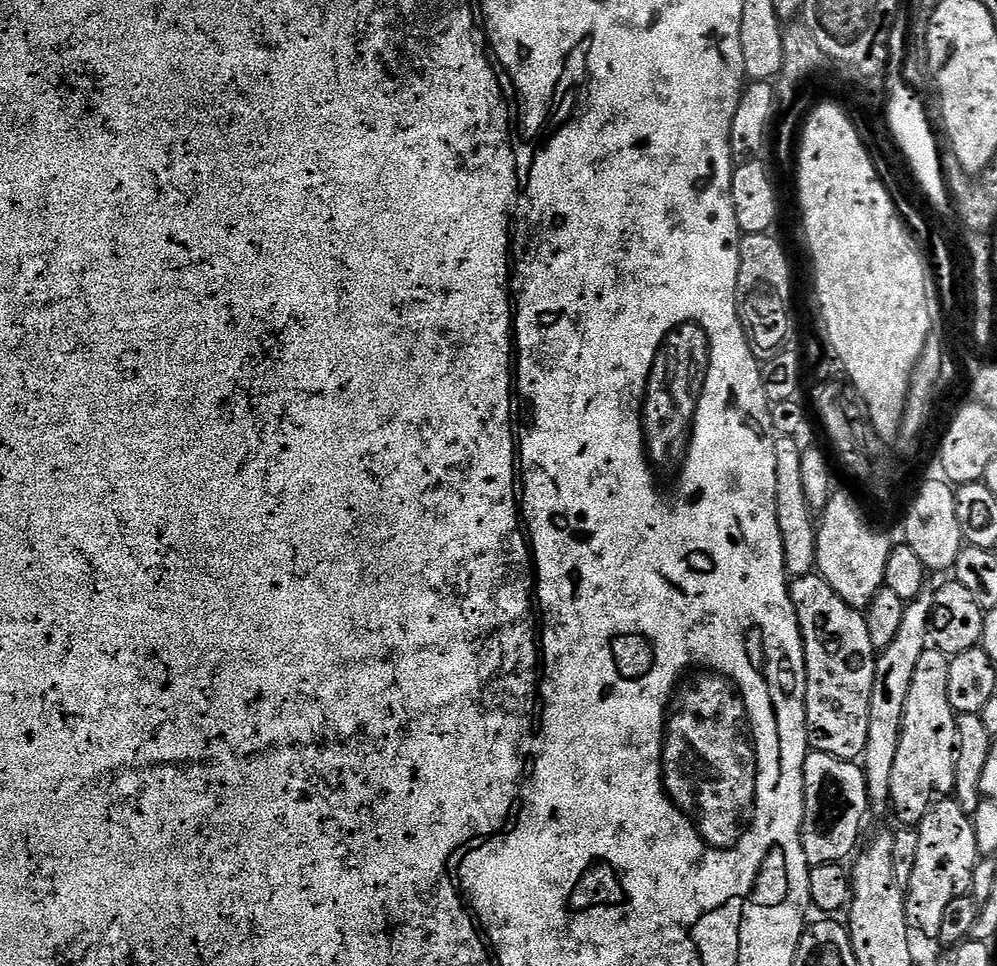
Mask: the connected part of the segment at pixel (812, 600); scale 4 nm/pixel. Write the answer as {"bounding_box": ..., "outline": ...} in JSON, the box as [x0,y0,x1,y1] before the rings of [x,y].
{"bounding_box":[788,574,878,761],"outline":[[[818,574],[797,576],[788,589],[798,614],[800,633],[804,639],[804,657],[808,671],[806,686],[806,722],[808,742],[815,751],[830,754],[839,760],[859,761],[866,750],[870,734],[870,698],[876,681],[876,661],[878,650],[870,642],[870,630],[865,613],[852,608]]]}

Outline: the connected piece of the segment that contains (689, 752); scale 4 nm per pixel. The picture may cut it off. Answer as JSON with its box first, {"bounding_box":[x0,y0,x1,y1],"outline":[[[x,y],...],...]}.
{"bounding_box":[662,674,756,848],"outline":[[[715,674],[697,676],[700,677],[684,693],[679,693],[680,701],[678,696],[666,720],[662,761],[664,790],[695,824],[708,845],[732,848],[748,831],[756,812],[756,745],[750,731],[748,709],[736,685]]]}

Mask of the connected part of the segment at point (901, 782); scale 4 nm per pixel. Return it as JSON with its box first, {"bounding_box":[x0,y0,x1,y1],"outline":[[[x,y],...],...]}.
{"bounding_box":[890,646,958,826],"outline":[[[929,646],[924,649],[922,658],[918,658],[918,667],[914,669],[914,682],[910,682],[910,694],[906,696],[906,710],[904,711],[904,721],[902,722],[902,730],[900,731],[900,742],[898,744],[898,758],[894,760],[894,774],[890,778],[890,794],[892,799],[890,801],[891,811],[896,811],[896,816],[904,826],[919,826],[926,818],[926,814],[930,811],[937,800],[943,800],[951,797],[956,790],[956,753],[958,751],[958,730],[956,729],[956,722],[958,713],[956,713],[950,706],[950,670],[948,669],[950,657],[944,652],[939,652],[935,646]]]}

